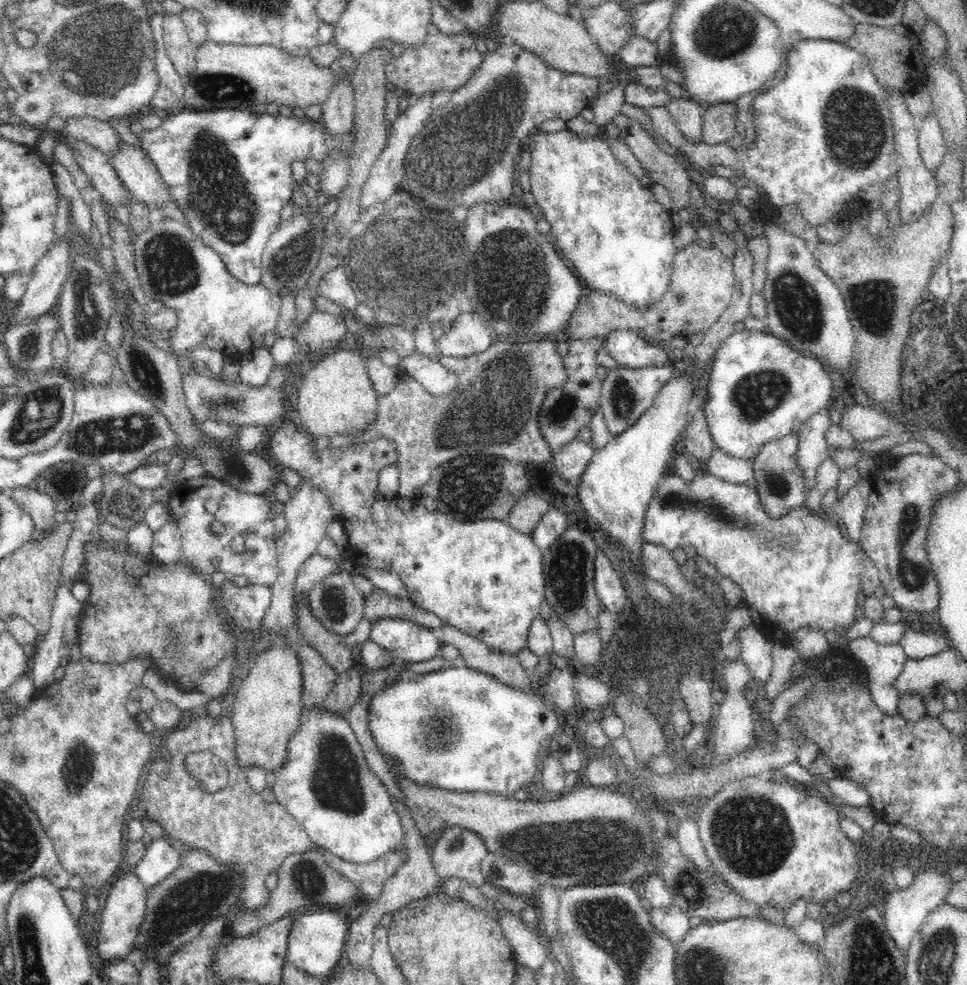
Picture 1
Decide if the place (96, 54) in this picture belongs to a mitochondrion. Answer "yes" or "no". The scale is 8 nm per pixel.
yes

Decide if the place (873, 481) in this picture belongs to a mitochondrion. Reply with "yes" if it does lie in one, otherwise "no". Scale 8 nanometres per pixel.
no

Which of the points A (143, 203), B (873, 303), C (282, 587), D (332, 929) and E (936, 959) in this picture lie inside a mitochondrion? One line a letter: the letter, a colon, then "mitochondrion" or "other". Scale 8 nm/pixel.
A: other
B: mitochondrion
C: other
D: other
E: mitochondrion

